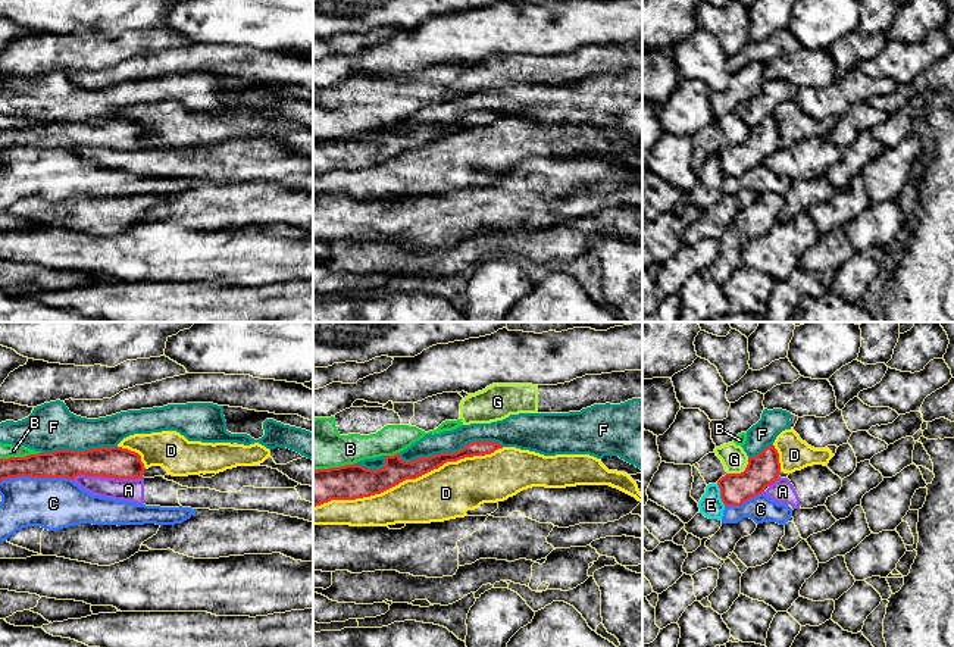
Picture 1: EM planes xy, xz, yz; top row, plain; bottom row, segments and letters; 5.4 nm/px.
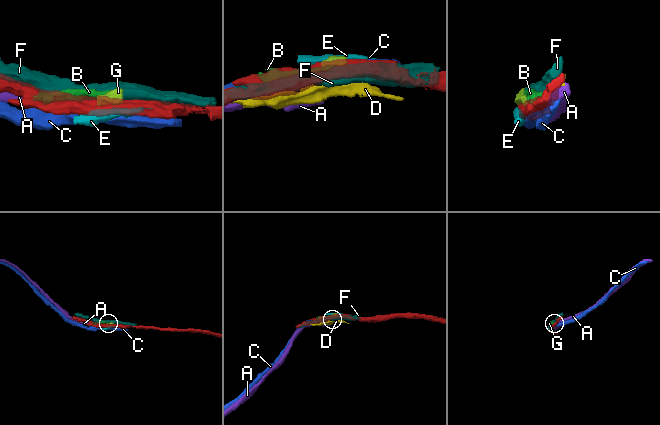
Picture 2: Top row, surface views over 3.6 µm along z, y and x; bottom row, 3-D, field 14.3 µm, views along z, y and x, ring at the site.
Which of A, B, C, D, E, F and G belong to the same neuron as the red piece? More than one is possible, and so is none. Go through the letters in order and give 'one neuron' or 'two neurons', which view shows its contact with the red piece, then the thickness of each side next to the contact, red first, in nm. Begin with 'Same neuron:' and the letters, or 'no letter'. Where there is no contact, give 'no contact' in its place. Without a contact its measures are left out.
Same neuron: no letter
A: two neurons; meets red in xy; 180 nm thick on the red side, 130 nm on the other
B: two neurons; meets red in xy; 160 nm thick on the red side, 80 nm on the other
C: two neurons; meets red in xy; 160 nm thick on the red side, 280 nm on the other
D: two neurons; meets red in xz; 160 nm thick on the red side, 280 nm on the other
E: two neurons; meets red in yz; 180 nm thick on the red side, 130 nm on the other
F: two neurons; meets red in xz; 100 nm thick on the red side, 130 nm on the other
G: two neurons; meets red in yz; 180 nm thick on the red side, 140 nm on the other

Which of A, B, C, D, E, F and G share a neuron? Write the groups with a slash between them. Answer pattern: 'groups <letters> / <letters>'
groups A / B G / C / D / E / F

